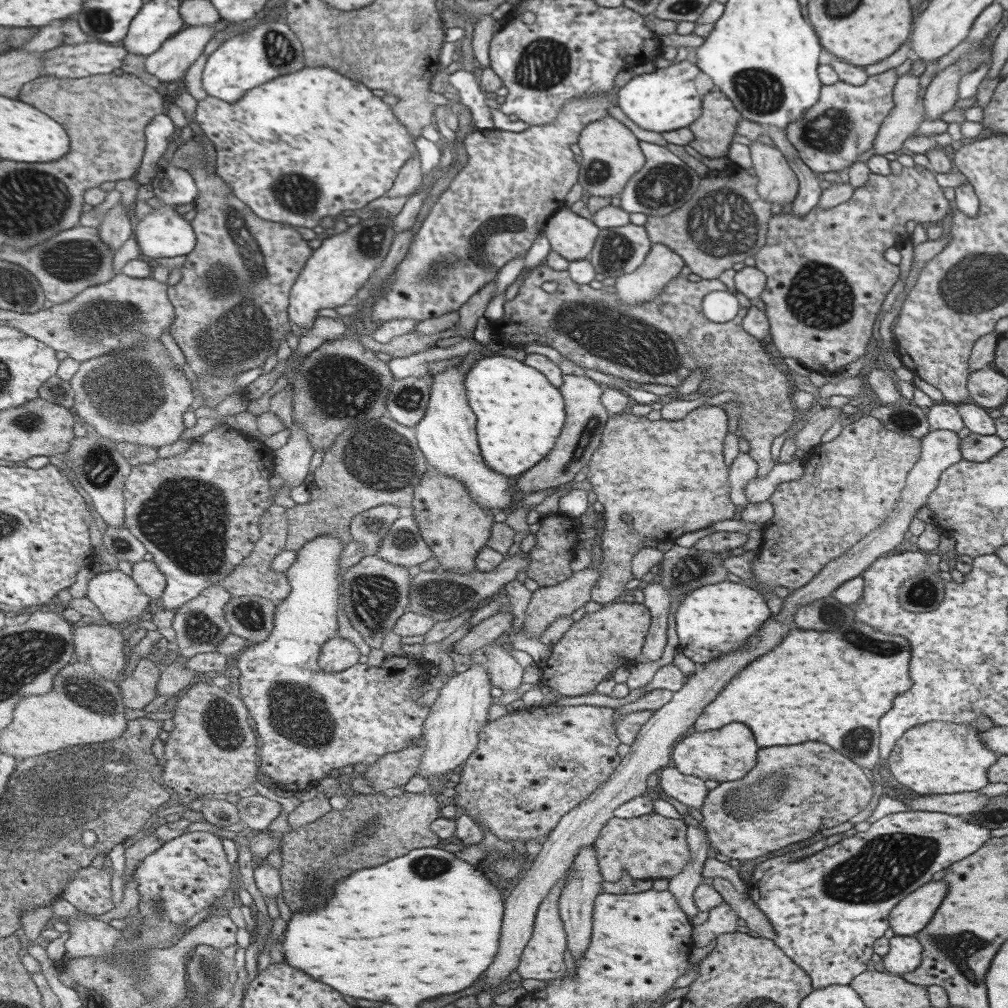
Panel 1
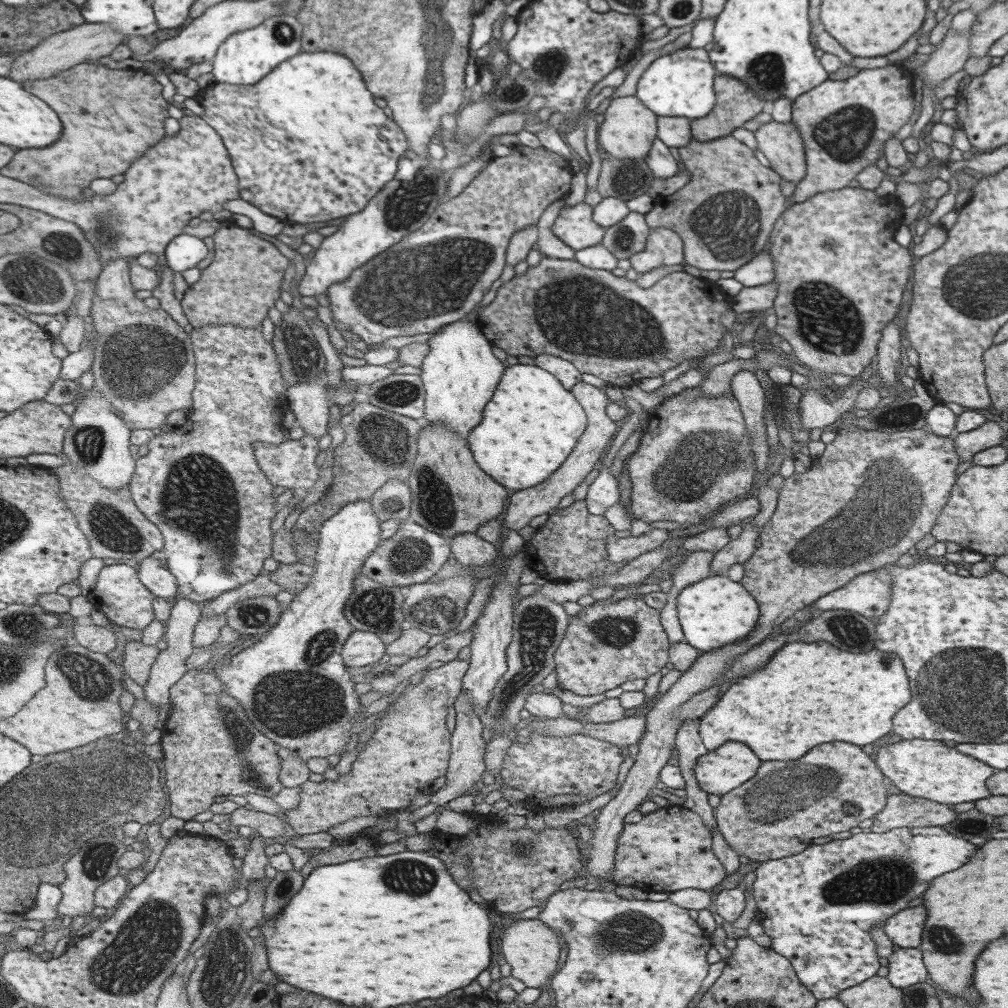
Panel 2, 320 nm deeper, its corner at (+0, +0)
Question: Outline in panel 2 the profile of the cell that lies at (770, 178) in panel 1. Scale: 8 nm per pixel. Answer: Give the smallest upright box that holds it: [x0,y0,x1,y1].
[752,121,806,184]

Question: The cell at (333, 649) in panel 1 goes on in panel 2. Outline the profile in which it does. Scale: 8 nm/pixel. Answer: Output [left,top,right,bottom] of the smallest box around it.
[342,630,387,667]

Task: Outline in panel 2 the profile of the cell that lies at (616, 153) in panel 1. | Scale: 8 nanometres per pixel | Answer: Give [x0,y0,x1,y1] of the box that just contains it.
[597,95,658,159]

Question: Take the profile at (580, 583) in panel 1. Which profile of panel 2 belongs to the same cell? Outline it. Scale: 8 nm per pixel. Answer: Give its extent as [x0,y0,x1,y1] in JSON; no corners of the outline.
[604,528,670,563]

